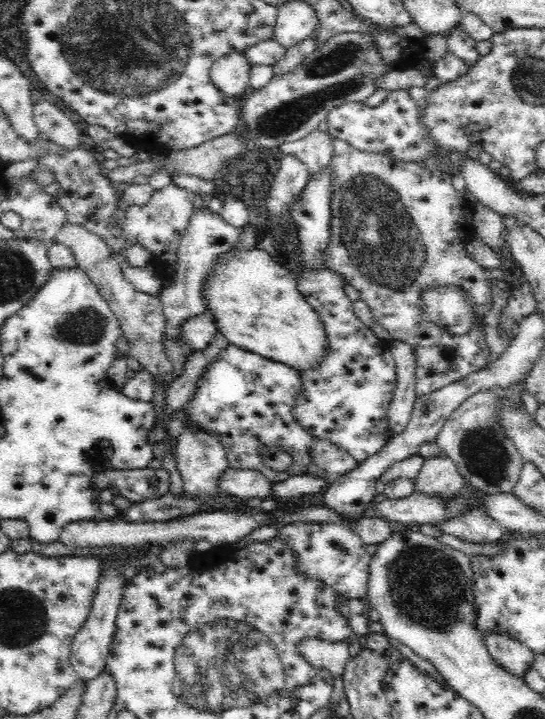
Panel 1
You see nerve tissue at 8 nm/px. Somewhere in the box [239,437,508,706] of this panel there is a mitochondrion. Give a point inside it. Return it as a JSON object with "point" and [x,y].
{"point":[425,585]}

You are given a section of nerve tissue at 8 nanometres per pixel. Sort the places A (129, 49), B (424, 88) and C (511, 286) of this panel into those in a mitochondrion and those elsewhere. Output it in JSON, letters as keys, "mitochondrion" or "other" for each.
{"A":"mitochondrion","B":"other","C":"other"}

